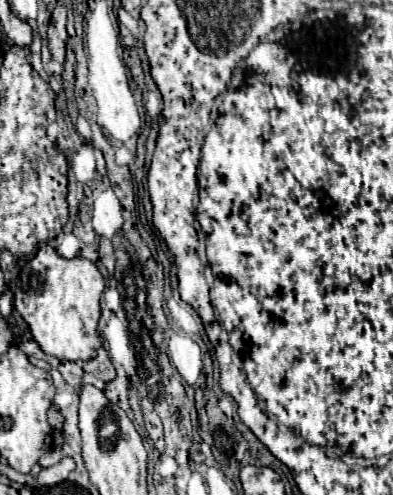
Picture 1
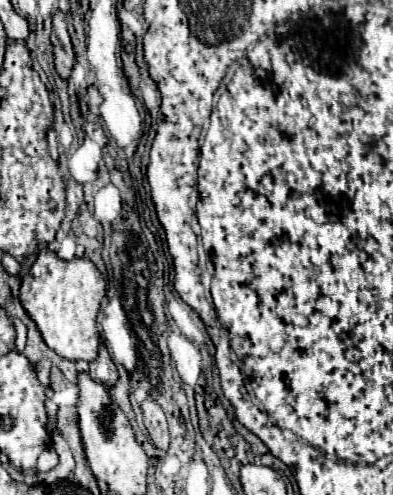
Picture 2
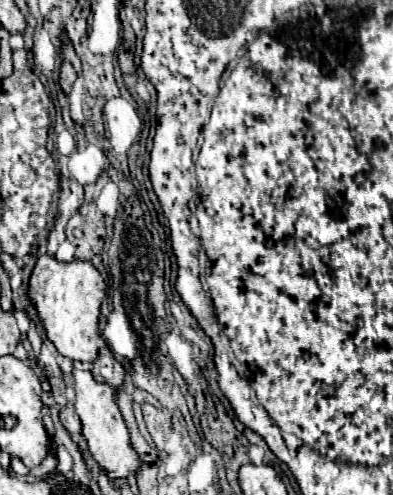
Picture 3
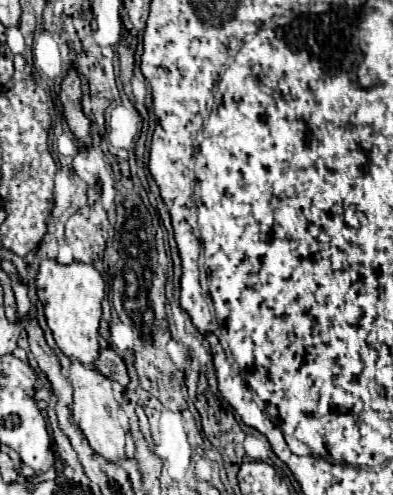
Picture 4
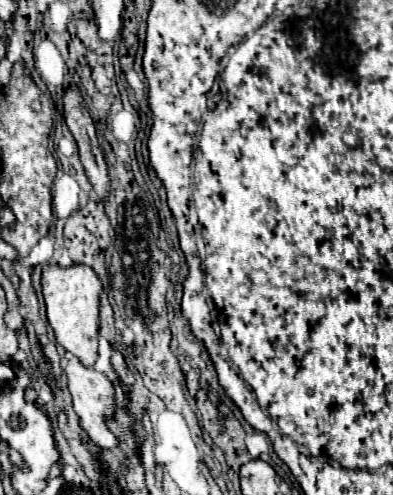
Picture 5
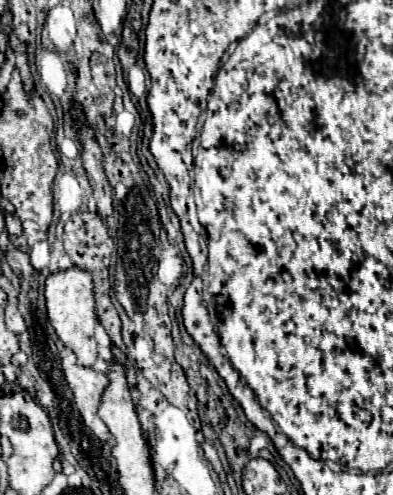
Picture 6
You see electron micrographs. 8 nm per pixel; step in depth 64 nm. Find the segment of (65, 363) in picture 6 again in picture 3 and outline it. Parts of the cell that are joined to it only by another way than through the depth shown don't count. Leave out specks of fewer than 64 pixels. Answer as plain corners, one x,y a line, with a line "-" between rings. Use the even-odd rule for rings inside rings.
74,368
74,386
76,386
76,414
82,420
82,432
88,442
90,458
94,464
100,464
108,472
108,476
124,476
136,472
140,466
140,458
130,444
130,434
124,424
124,418
116,404
116,390
106,382
96,382
90,370

